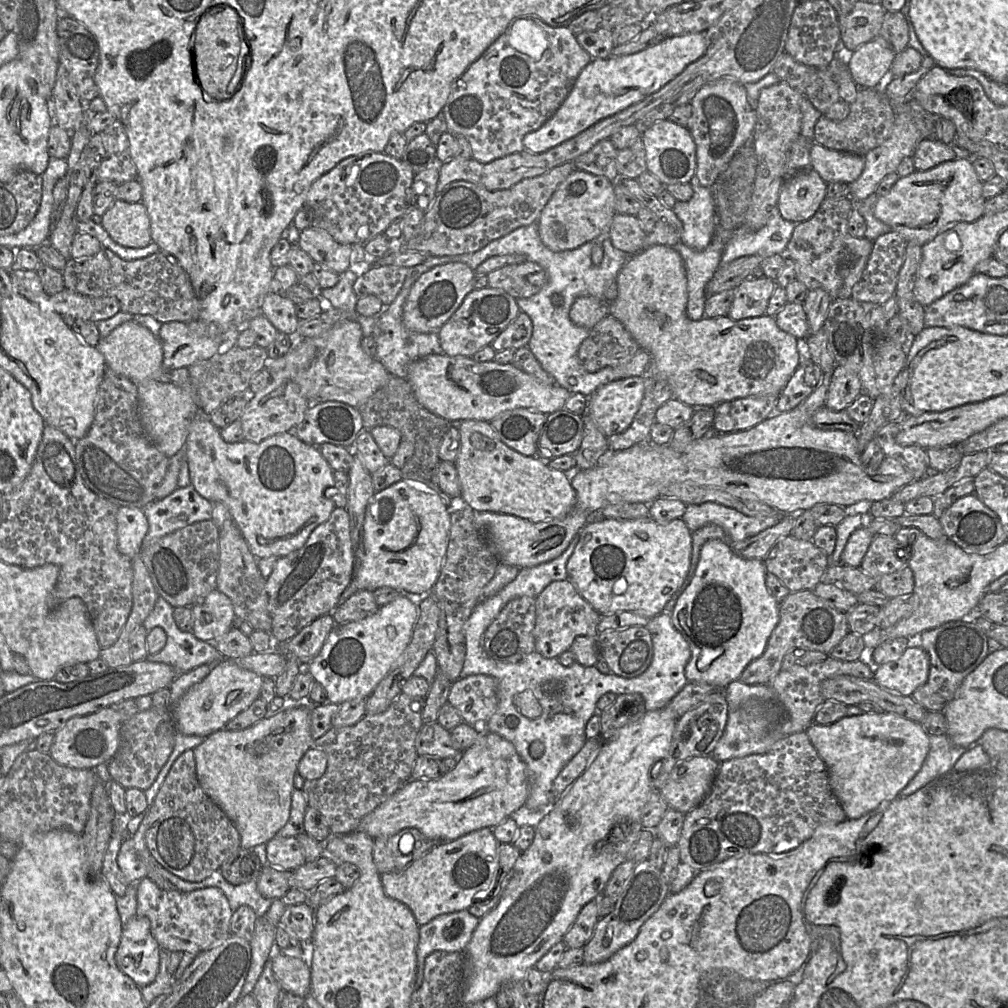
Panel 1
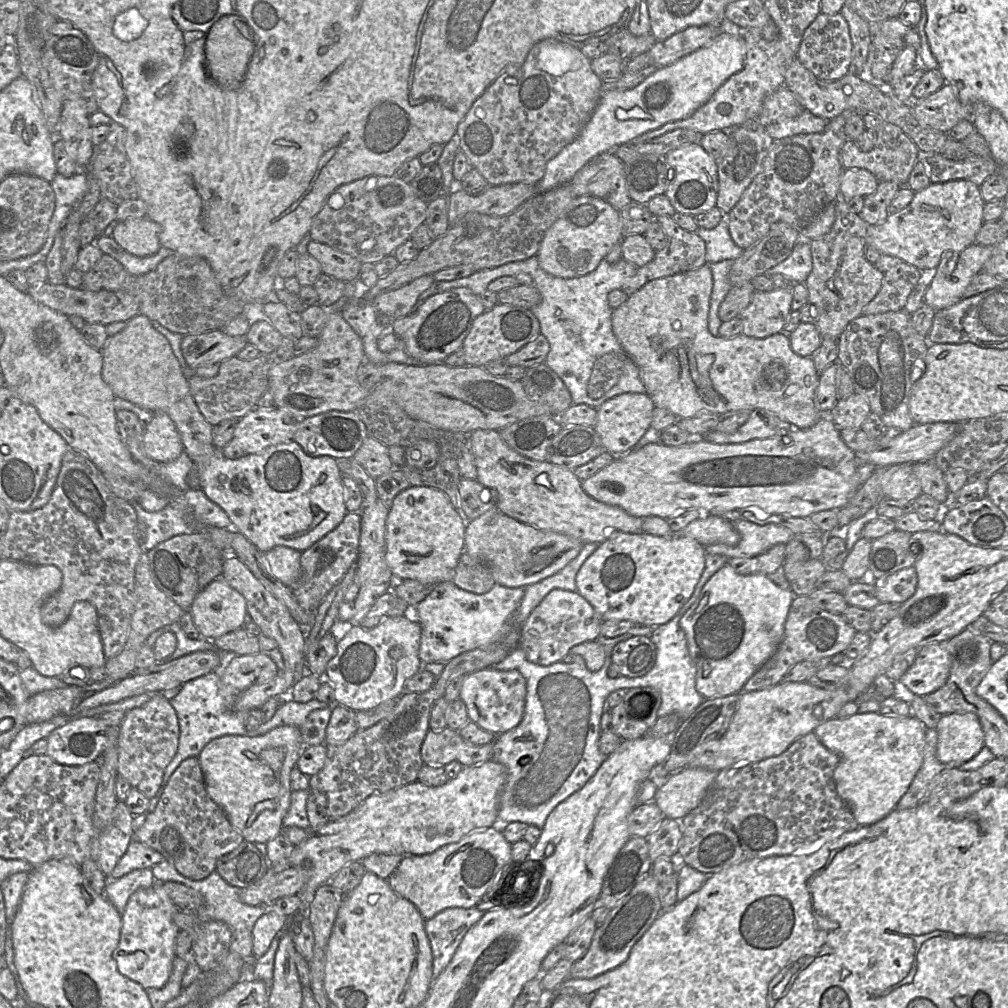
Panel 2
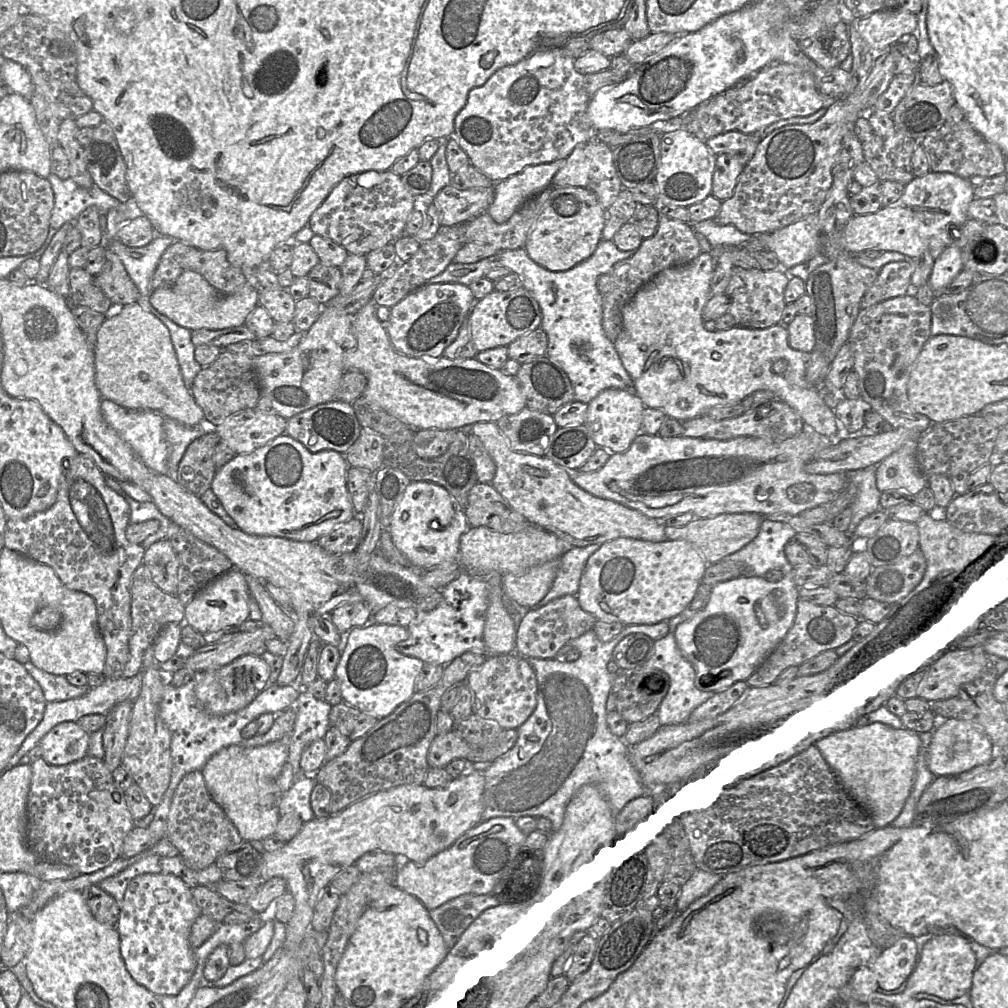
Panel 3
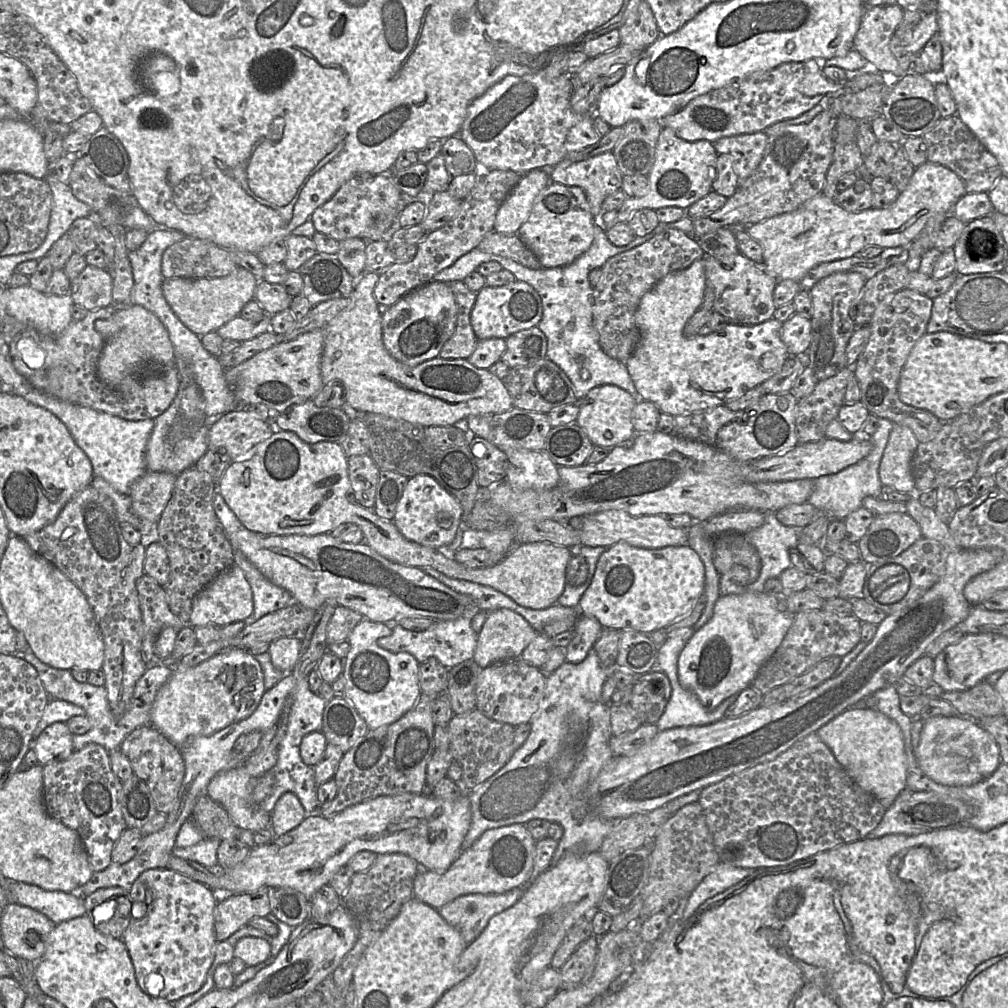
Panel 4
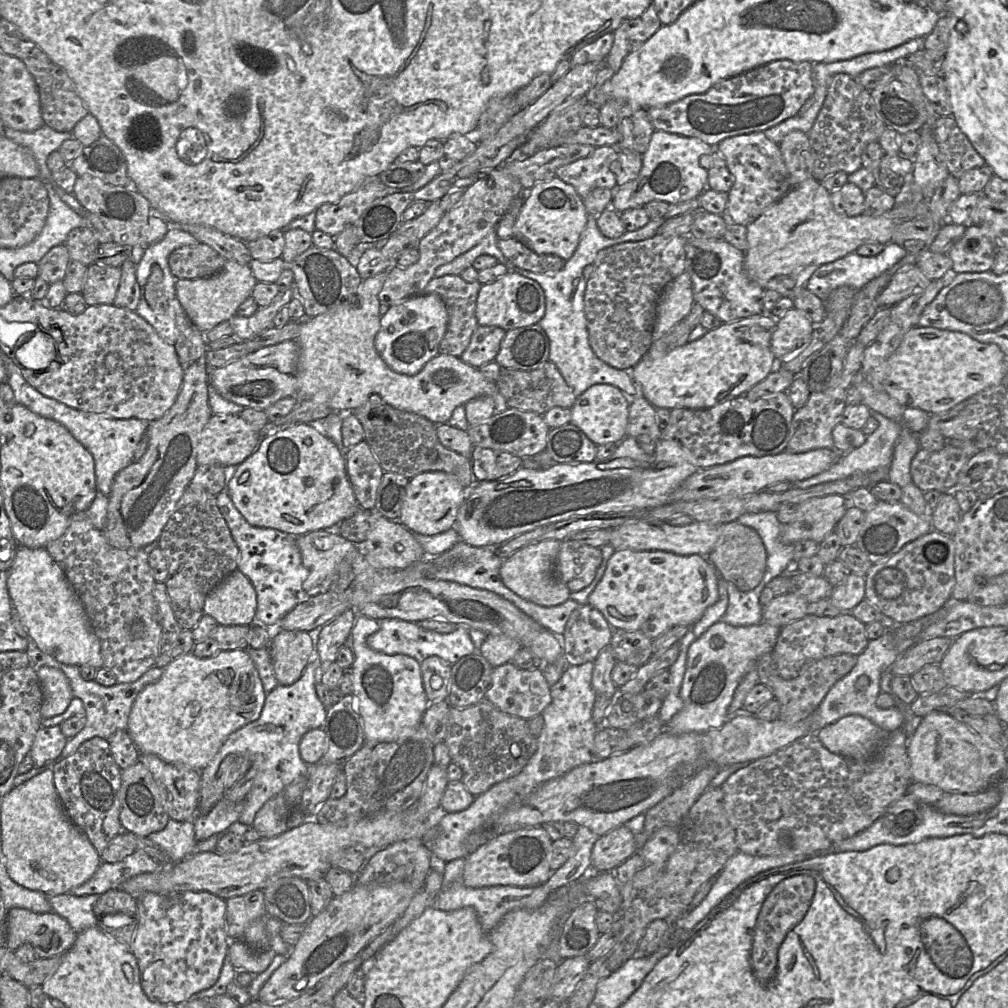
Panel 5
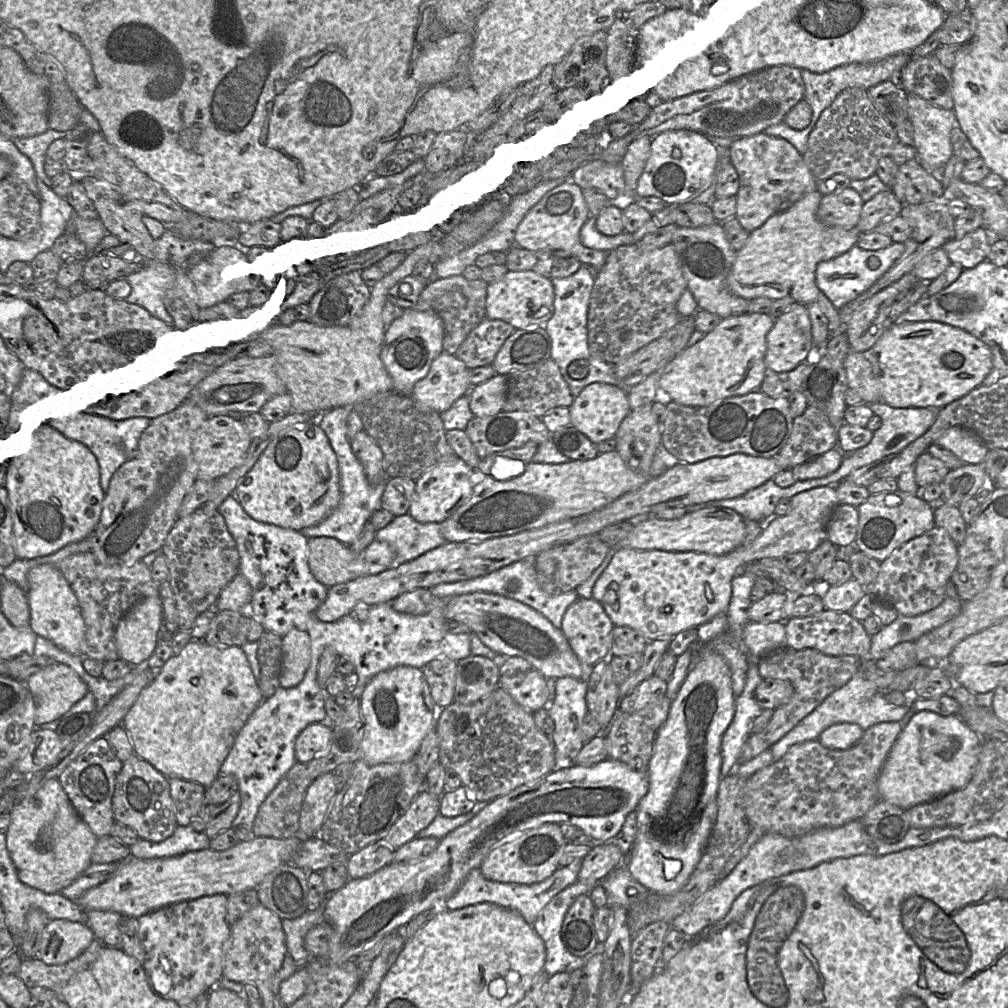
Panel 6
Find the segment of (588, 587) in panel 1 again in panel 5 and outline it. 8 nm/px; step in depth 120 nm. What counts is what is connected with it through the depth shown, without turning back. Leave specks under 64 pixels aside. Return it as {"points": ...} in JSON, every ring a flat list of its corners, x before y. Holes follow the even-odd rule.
{"points":[[615,550,602,579,589,595,588,604,603,614,613,630,639,631,654,640,674,626,692,626,697,622,705,610,717,602,718,580,716,568,702,555,678,555,661,550]]}

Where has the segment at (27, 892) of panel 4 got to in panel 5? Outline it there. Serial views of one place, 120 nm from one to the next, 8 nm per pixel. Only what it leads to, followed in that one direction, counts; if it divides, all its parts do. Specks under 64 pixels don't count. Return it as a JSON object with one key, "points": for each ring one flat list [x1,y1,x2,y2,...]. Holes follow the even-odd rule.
{"points":[[58,894,49,896,52,911,65,918,76,933,81,933,91,927,98,927,98,919,94,905,98,894,73,895]]}

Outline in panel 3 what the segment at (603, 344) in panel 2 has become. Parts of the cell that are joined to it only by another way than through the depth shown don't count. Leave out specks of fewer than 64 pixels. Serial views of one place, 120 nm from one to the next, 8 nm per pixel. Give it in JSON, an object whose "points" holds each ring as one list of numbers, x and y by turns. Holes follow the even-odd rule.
{"points":[[601,239,594,253,566,271,550,271,534,262,524,248,500,250,493,256,475,263,463,264,452,261,439,275,431,278,425,285,437,283,457,283,470,286,485,277,496,267,506,267,520,276,523,287,538,302,543,329,548,338,547,358,559,366,569,377,574,400,588,404,605,389,620,389,636,394,634,382,624,368,615,349,602,327,602,294,597,288,597,278,601,274,610,274,613,266,631,257,634,251,623,251,611,240],[590,343,591,349,583,351,583,344]]}

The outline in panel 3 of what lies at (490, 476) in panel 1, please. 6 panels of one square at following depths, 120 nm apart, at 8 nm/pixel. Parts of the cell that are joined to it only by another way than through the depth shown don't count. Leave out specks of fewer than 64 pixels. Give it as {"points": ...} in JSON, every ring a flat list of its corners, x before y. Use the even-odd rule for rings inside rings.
{"points":[[495,422,472,425,477,436,496,465,491,485,532,524,556,535,567,547,604,544,620,537,651,542,665,541,665,523,616,501,596,497,580,488,570,477,570,471,550,458,515,451]]}

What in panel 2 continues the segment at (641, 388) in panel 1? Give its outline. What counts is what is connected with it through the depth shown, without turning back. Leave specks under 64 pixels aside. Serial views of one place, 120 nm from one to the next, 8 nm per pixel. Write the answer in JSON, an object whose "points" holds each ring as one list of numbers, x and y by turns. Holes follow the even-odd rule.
{"points":[[623,393,605,401,597,408,594,425,603,449,611,453,627,453,631,450,649,429,655,407,647,393]]}

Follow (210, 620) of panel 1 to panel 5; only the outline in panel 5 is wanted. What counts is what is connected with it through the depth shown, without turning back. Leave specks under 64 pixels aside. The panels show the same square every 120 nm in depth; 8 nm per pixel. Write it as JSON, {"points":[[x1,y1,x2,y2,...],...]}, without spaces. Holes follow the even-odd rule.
{"points":[[239,569,227,576,207,596,204,615,213,617,219,625,247,625,255,622,256,590]]}

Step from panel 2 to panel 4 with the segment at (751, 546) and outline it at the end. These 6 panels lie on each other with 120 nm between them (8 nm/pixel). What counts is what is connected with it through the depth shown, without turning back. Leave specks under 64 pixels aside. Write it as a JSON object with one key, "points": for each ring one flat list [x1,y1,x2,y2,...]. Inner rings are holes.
{"points":[[766,513,764,524,745,536,747,540,755,547,761,559,761,572,758,579,749,585,740,585,734,582,727,574,719,575,720,577,720,594,742,594,748,591,764,592,764,584,770,578,778,578,779,575,792,566,790,560,790,550,798,544,799,530,793,526,783,525,776,517,775,513]]}

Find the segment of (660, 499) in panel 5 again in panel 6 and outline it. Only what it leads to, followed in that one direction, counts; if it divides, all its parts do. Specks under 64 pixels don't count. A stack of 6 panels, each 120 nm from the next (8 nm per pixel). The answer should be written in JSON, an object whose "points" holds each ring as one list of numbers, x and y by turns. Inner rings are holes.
{"points":[[660,444,648,474,630,469,615,449,585,461,527,463,523,474,510,480,496,480,490,474,477,477,470,498,440,523,441,532,446,542,462,543,542,528,598,510,661,475,672,463,670,454]]}

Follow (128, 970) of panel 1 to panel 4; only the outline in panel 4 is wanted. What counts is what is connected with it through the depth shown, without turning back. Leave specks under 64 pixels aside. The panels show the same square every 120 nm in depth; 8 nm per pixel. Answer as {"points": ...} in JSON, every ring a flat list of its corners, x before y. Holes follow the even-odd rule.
{"points":[[154,868,135,880,128,897,132,903,132,919,122,940,141,989,153,998,170,1002,198,991,213,964,218,942,214,909,219,900,214,892,170,868]]}

